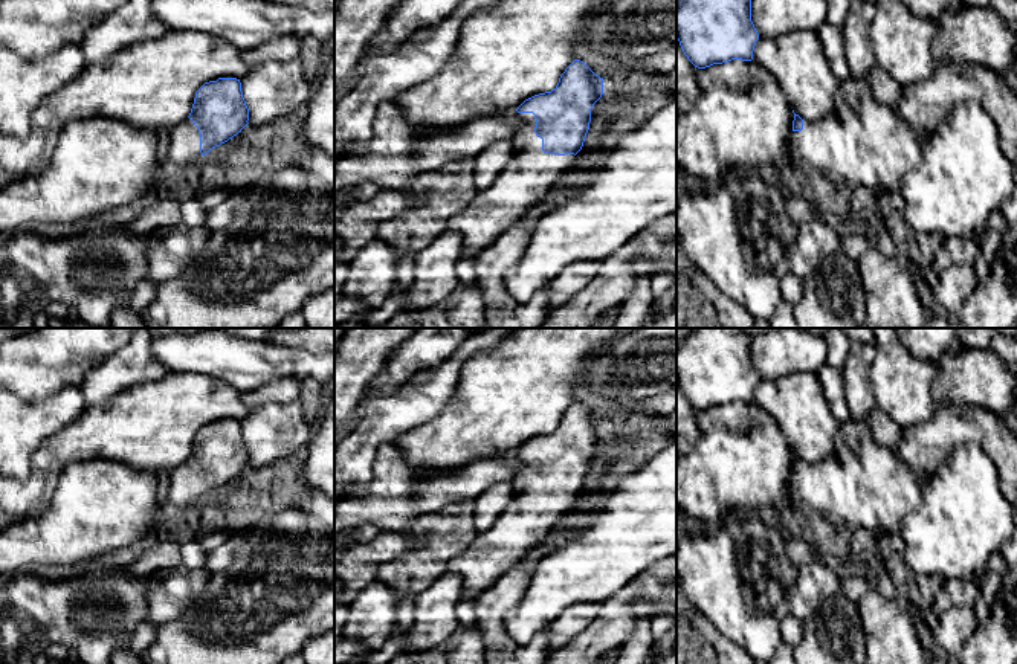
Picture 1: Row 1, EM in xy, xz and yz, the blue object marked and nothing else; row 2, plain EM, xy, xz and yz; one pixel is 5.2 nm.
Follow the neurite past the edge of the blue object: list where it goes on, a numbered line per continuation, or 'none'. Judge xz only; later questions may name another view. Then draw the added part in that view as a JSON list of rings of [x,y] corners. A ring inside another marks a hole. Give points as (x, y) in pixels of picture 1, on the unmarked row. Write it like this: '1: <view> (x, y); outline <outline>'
1: xz (529, 519); outline [[[519,455],[521,470],[512,481],[513,498],[496,522],[469,548],[446,562],[446,572],[463,579],[461,598],[476,600],[505,575],[530,550],[541,545],[573,508],[574,496],[542,493],[533,455]]]

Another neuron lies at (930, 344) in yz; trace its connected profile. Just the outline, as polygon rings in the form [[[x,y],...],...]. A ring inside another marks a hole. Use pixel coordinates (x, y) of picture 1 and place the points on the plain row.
[[[896,328],[909,351],[916,359],[938,363],[944,356],[954,356],[964,350],[960,328]]]

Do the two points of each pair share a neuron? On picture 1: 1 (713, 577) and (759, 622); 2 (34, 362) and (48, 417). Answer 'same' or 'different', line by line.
1: same
2: different

